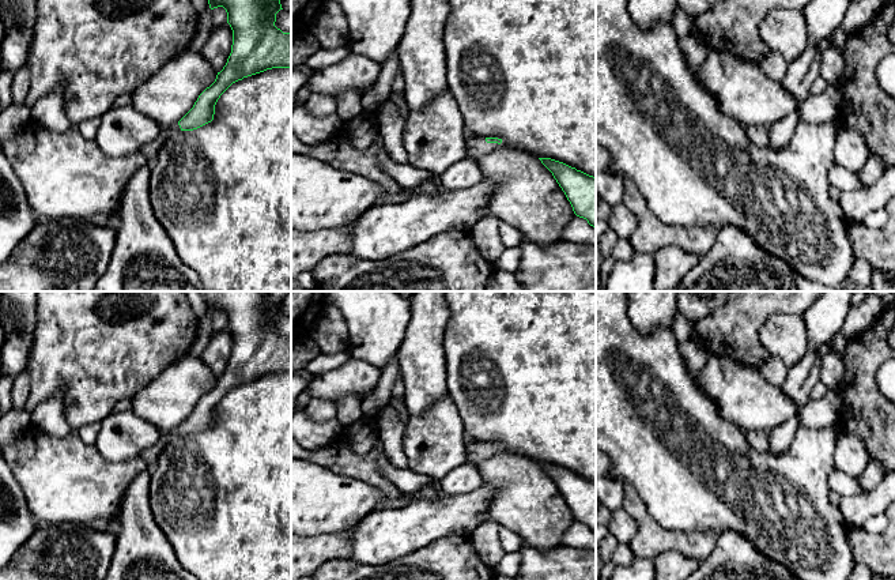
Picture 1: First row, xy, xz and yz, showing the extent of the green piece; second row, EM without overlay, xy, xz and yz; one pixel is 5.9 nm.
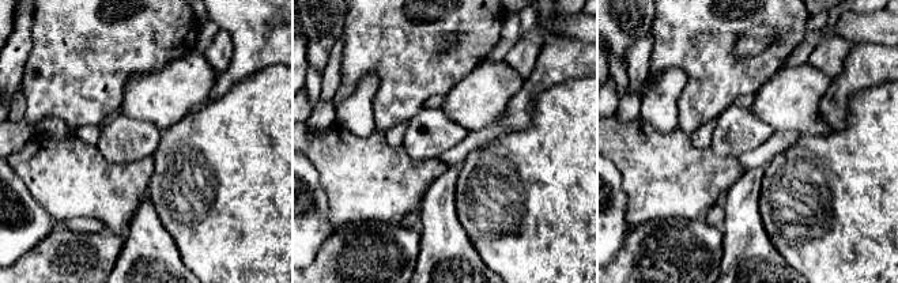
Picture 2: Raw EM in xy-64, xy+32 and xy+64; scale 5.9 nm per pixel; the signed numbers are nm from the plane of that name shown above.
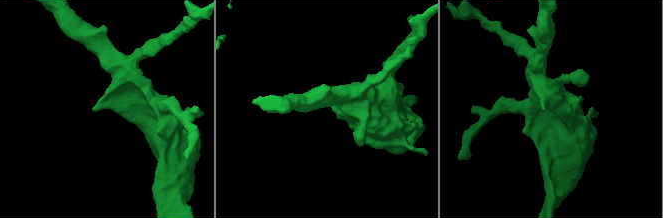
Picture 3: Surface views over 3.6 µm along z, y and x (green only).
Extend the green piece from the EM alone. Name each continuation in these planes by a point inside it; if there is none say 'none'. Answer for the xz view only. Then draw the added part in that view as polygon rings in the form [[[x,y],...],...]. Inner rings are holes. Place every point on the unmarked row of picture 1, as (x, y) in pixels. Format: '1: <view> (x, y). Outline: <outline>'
1: xz (476, 451). Outline: [[[468,441],[467,442],[467,462],[479,463],[480,460],[488,459],[499,452],[503,452],[503,448],[487,448],[484,442]]]

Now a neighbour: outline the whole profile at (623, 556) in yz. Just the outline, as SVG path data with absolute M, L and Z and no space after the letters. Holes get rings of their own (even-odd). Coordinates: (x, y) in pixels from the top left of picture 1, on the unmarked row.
M619 543L618 549L613 554L613 557L611 558L611 561L616 565L616 566L627 566L630 565L637 557L634 555L630 545L626 543Z

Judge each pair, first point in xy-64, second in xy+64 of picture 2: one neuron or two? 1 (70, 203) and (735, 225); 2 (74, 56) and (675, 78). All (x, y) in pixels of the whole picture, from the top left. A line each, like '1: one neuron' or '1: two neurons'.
1: two neurons
2: two neurons

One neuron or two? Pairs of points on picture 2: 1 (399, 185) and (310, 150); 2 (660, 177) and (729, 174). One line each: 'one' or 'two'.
1: one
2: one

